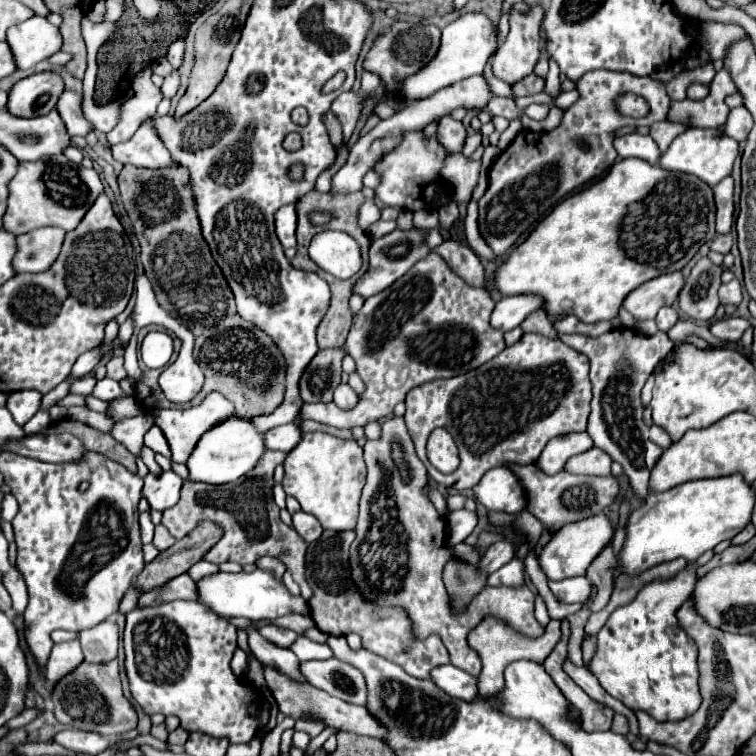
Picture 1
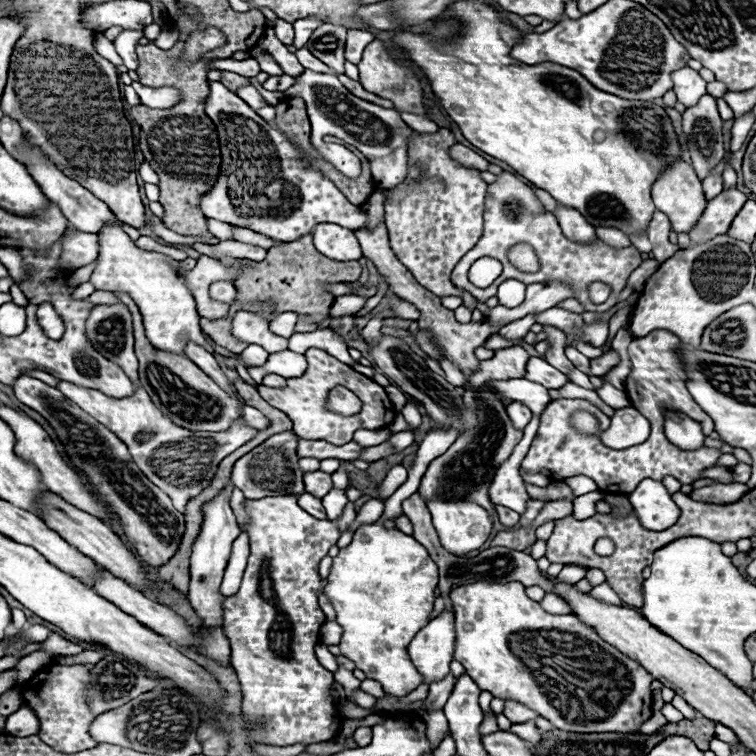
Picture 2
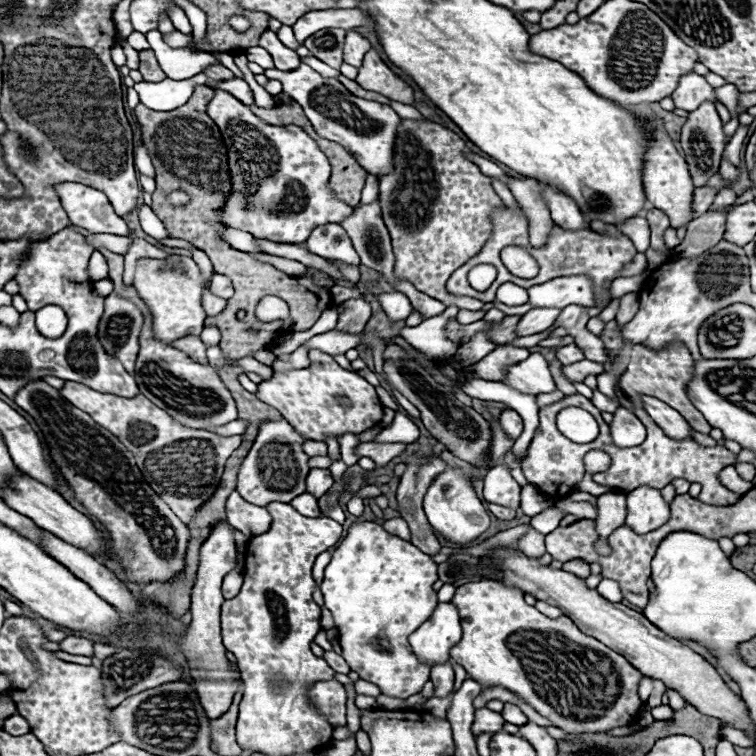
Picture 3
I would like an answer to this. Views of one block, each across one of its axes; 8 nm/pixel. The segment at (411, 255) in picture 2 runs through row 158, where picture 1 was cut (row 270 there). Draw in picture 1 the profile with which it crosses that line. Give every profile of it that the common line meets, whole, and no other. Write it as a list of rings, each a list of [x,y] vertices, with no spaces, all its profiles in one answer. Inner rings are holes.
[[[430,252],[424,260],[416,262],[416,266],[412,266],[412,270],[408,270],[400,282],[388,286],[388,290],[382,290],[372,298],[366,298],[362,310],[354,316],[354,324],[346,340],[346,352],[354,358],[358,374],[366,382],[366,392],[362,394],[358,406],[344,412],[336,404],[302,404],[298,412],[300,420],[316,420],[334,428],[364,428],[370,422],[388,418],[394,406],[402,402],[412,388],[432,380],[452,378],[476,370],[506,348],[504,332],[490,326],[490,314],[494,306],[496,302],[492,300],[490,292],[466,284],[456,272],[450,270],[442,256]]]

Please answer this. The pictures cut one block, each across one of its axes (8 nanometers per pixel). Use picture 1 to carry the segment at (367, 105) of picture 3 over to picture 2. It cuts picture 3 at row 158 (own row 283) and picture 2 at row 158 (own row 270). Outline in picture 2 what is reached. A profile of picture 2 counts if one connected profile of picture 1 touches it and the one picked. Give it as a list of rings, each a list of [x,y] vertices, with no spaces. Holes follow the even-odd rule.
[[[304,70],[300,76],[296,76],[296,82],[284,94],[302,98],[306,102],[306,110],[312,122],[312,138],[334,136],[358,148],[368,158],[372,176],[380,188],[392,188],[406,178],[406,140],[412,130],[402,122],[398,110],[382,108],[378,104],[356,98],[338,82],[334,74],[320,74],[312,70]]]

